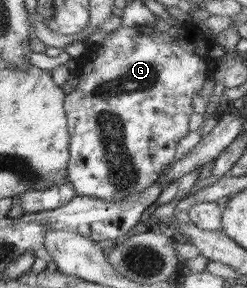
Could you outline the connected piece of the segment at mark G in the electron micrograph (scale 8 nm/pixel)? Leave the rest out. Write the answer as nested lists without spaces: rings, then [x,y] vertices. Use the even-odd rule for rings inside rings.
[[[154,17],[154,27],[150,26],[126,26],[108,33],[104,39],[103,45],[88,44],[88,49],[84,56],[80,57],[81,71],[78,73],[79,83],[76,89],[70,94],[66,94],[64,101],[64,110],[67,116],[67,126],[69,131],[69,158],[67,163],[67,181],[70,182],[76,190],[76,195],[94,197],[98,199],[124,199],[134,193],[144,191],[150,185],[160,181],[160,178],[166,173],[168,168],[176,161],[177,147],[183,137],[189,134],[188,126],[190,116],[195,112],[192,107],[192,99],[198,95],[198,92],[204,85],[206,75],[211,75],[214,69],[212,59],[207,55],[213,42],[203,35],[198,27],[191,24],[175,26],[169,25],[166,21]]]

